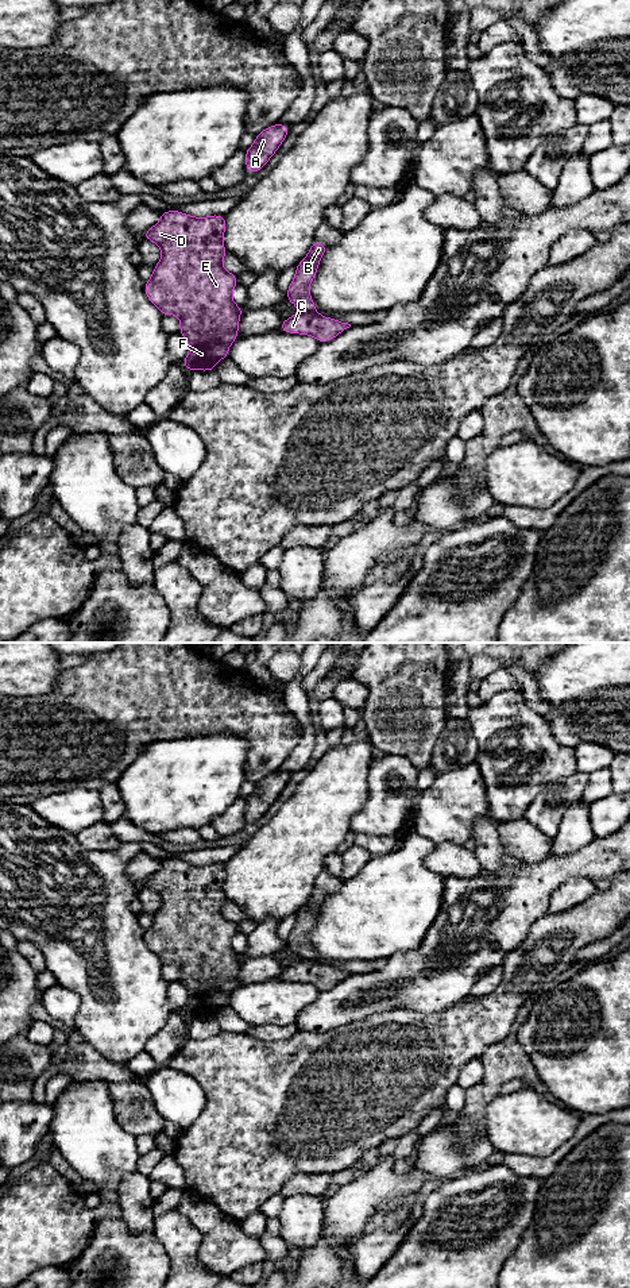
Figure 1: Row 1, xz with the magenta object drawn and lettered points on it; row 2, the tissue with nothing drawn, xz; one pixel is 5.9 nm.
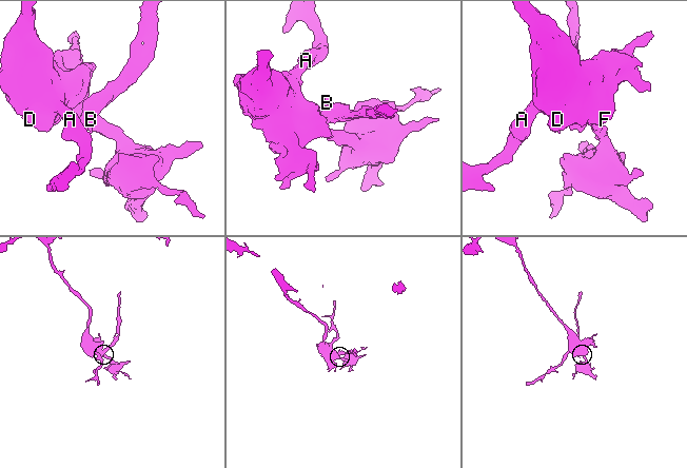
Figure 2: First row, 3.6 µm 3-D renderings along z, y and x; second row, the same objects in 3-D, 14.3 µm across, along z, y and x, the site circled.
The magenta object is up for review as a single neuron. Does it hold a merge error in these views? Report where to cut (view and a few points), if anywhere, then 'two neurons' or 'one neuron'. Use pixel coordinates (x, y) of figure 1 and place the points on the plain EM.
xz (302, 959), (314, 960) | two neurons

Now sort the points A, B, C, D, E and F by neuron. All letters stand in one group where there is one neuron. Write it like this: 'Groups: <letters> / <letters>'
Groups: A C D E F / B

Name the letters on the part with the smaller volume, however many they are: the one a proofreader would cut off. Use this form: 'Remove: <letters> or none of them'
Remove: B

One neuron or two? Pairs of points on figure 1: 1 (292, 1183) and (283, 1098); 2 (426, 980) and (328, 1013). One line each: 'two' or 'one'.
1: two
2: one

